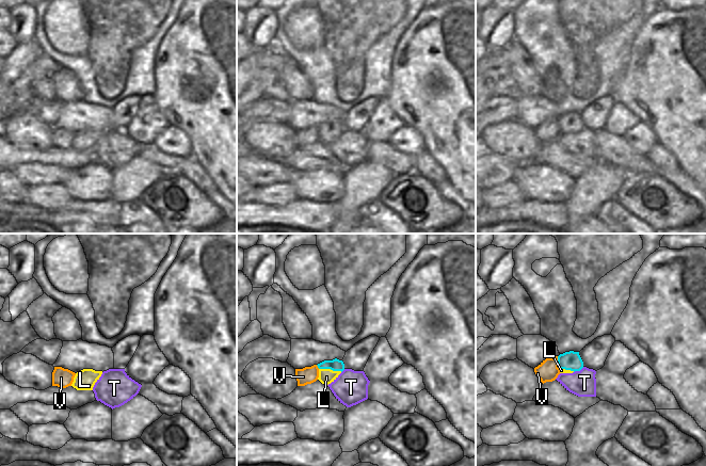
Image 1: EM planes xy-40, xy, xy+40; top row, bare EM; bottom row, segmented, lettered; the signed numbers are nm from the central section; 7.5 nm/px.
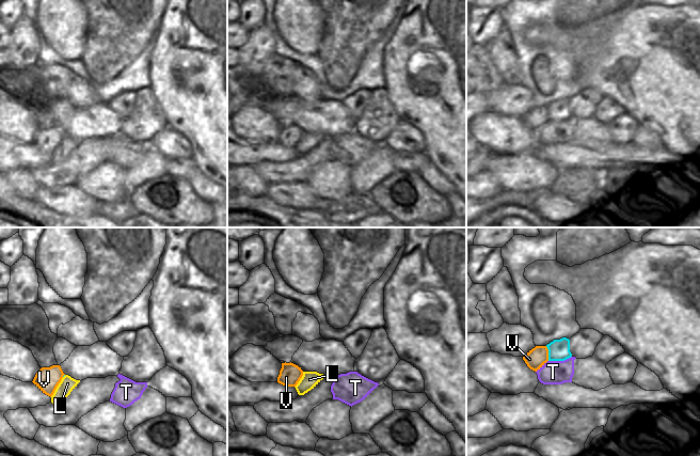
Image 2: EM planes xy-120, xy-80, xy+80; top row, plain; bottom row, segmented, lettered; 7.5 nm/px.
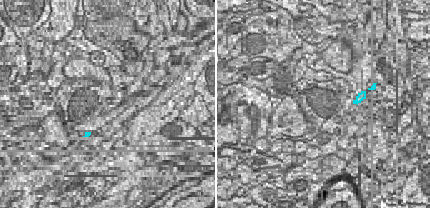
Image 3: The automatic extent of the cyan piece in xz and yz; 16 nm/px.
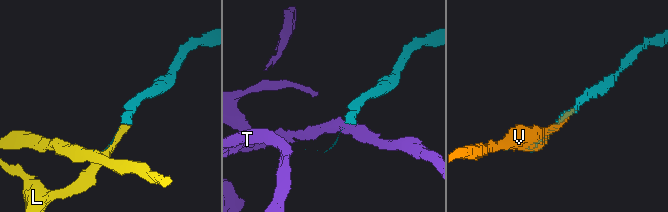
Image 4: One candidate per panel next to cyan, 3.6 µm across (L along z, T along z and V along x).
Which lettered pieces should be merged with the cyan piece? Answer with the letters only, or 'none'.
V

